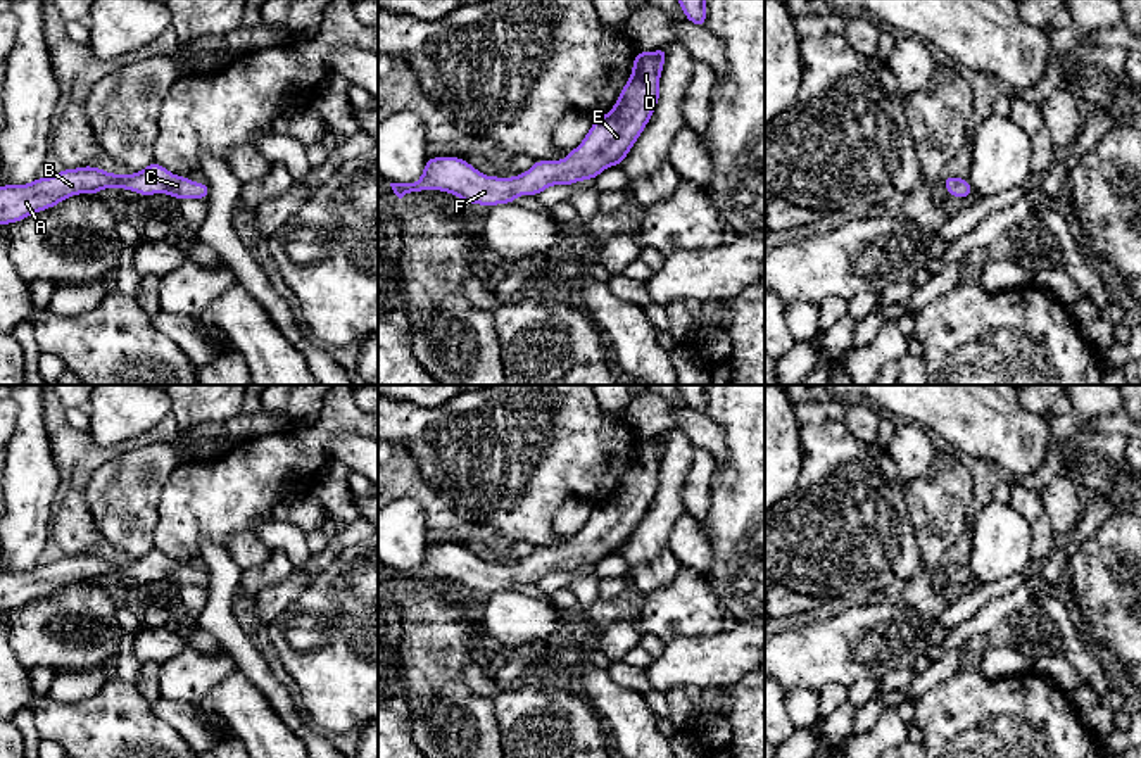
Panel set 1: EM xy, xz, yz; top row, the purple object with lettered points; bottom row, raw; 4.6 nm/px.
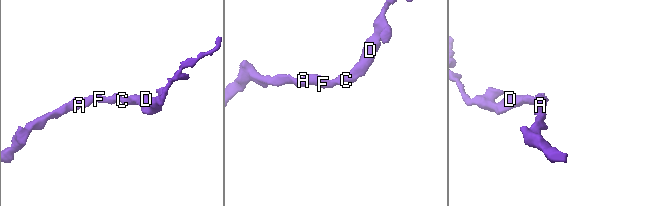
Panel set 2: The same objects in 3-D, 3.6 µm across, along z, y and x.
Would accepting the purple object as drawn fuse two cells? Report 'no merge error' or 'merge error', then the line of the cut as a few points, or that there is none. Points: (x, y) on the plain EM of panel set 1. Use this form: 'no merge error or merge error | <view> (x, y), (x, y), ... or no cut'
no merge error | no cut

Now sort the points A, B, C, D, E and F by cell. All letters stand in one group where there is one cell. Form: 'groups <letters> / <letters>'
groups A B C D E F

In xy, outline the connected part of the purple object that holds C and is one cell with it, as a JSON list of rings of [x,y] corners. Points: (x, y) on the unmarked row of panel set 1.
[[[155,547],[133,561],[114,561],[95,553],[66,554],[54,563],[36,565],[28,572],[0,572],[0,611],[22,608],[31,601],[55,594],[72,582],[95,582],[112,573],[133,577],[138,582],[167,580],[176,587],[209,587],[211,582],[207,570],[176,563]]]

